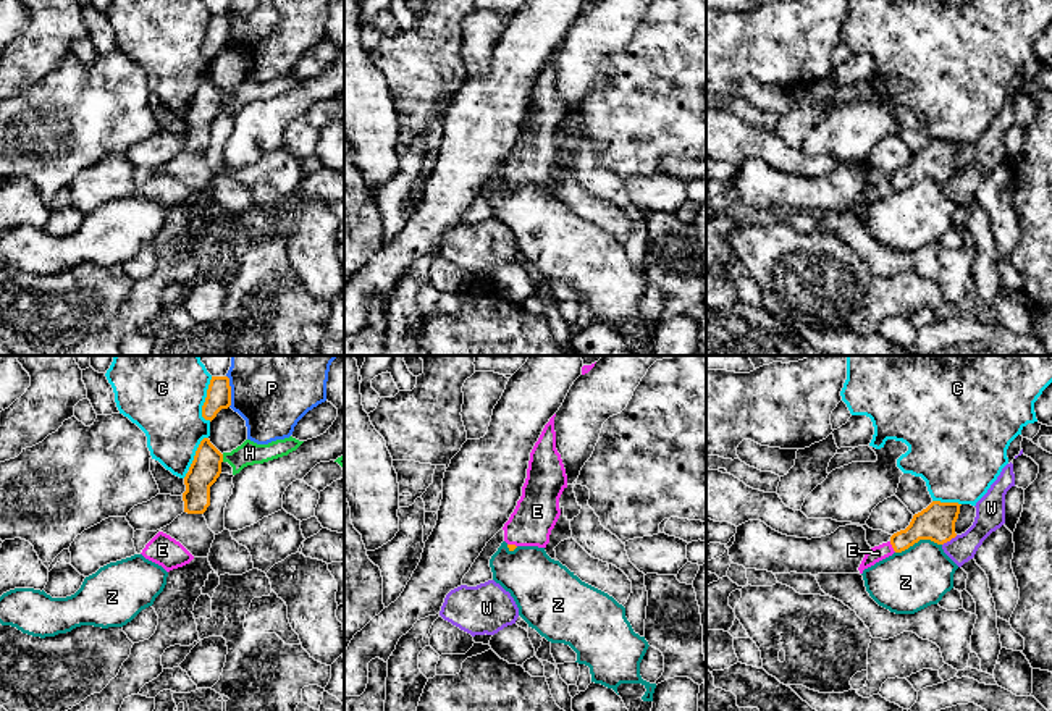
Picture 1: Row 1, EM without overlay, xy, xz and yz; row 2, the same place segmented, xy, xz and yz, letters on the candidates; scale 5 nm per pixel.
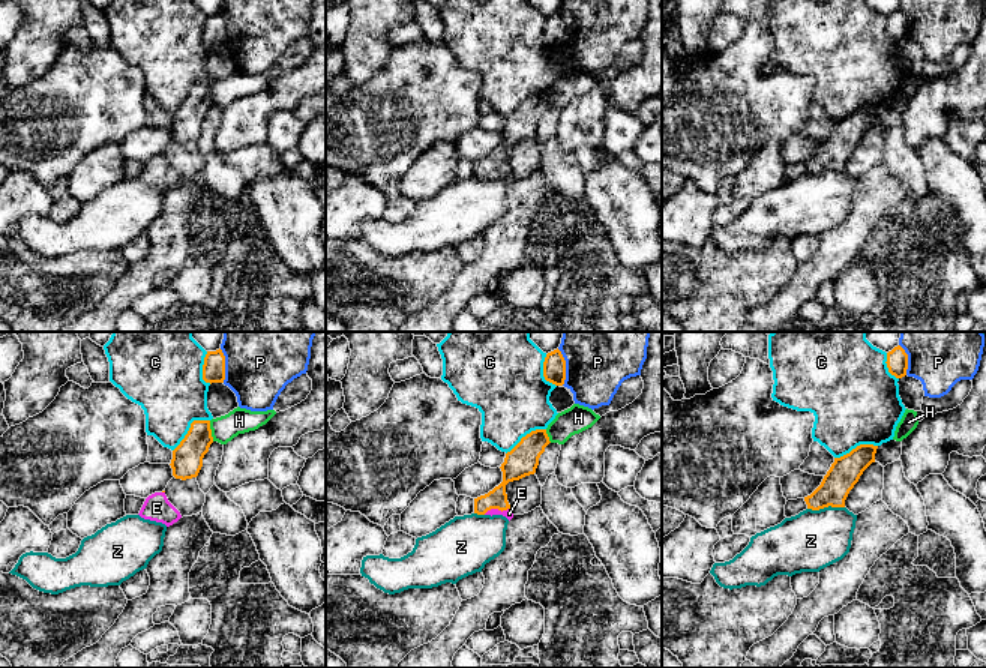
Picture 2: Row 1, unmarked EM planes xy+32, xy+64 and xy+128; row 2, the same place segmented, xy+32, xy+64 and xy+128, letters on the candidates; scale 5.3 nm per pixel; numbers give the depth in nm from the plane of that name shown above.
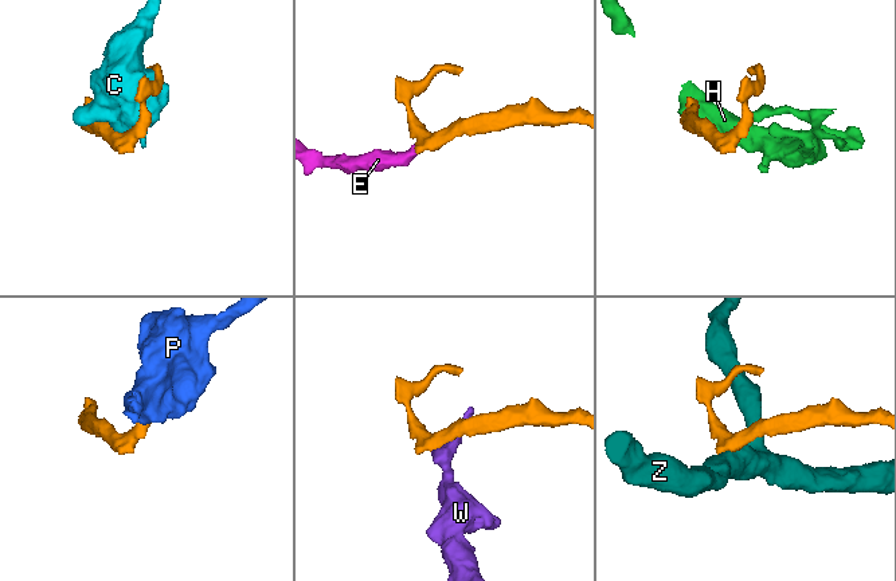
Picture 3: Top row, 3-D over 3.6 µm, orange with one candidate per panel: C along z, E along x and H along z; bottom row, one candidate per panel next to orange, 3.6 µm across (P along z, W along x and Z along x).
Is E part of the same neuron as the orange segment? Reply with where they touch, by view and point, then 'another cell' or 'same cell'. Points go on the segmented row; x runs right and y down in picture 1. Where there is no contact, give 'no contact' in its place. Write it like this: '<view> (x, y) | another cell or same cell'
yz (892, 546) | same cell

